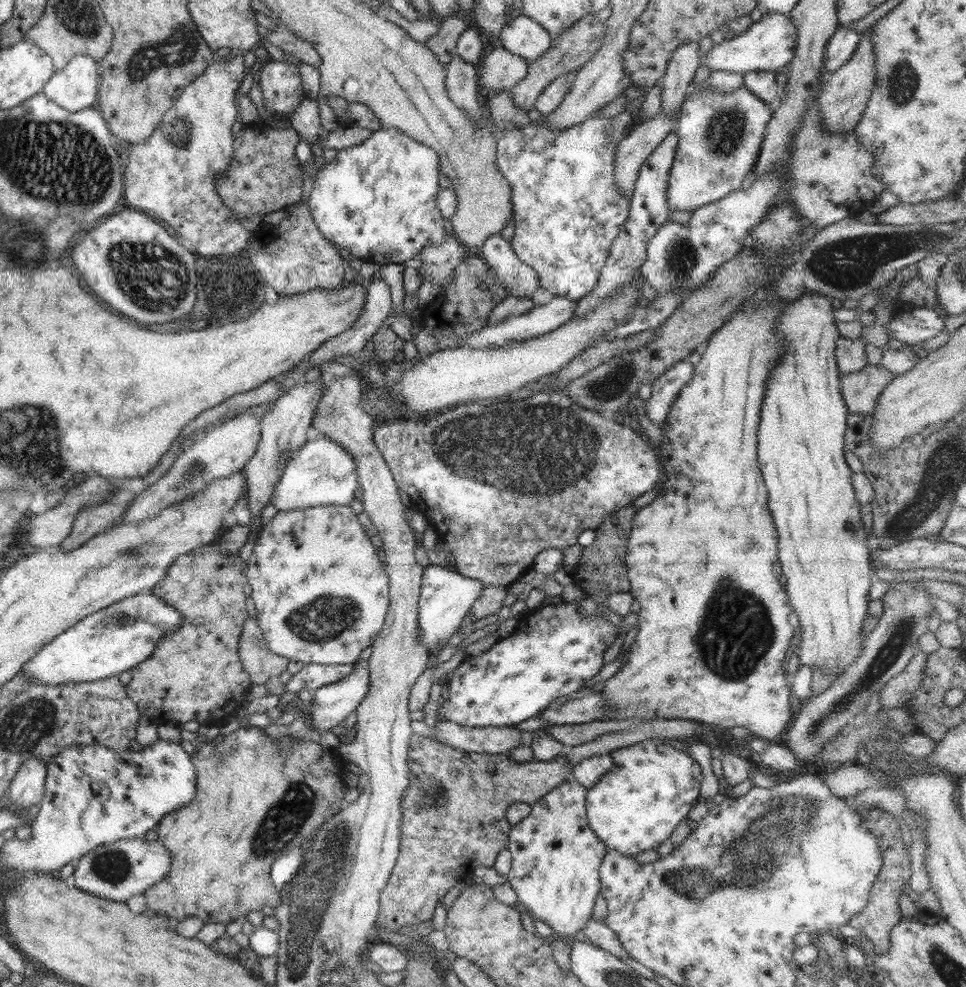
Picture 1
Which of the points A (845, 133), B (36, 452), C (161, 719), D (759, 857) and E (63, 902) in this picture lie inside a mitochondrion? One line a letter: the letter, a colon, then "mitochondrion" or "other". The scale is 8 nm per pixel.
A: other
B: mitochondrion
C: other
D: mitochondrion
E: other

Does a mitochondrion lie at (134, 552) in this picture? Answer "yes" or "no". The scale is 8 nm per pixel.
yes

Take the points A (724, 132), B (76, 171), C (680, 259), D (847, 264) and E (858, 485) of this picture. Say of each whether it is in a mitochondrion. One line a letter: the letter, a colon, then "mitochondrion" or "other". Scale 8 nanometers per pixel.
A: mitochondrion
B: mitochondrion
C: mitochondrion
D: mitochondrion
E: other

